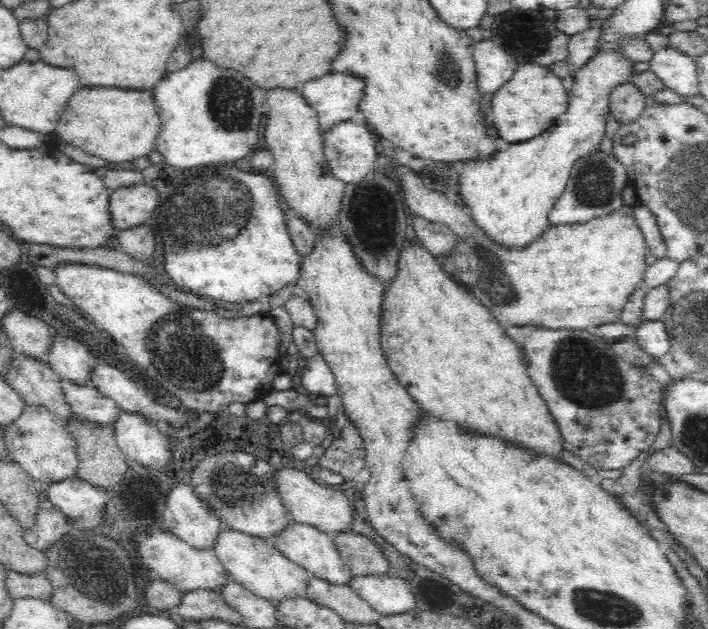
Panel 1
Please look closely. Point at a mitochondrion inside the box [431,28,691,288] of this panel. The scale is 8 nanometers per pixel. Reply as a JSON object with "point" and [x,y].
{"point":[594,187]}

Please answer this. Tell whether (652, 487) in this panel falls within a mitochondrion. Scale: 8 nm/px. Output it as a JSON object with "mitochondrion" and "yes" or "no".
{"mitochondrion":"no"}

